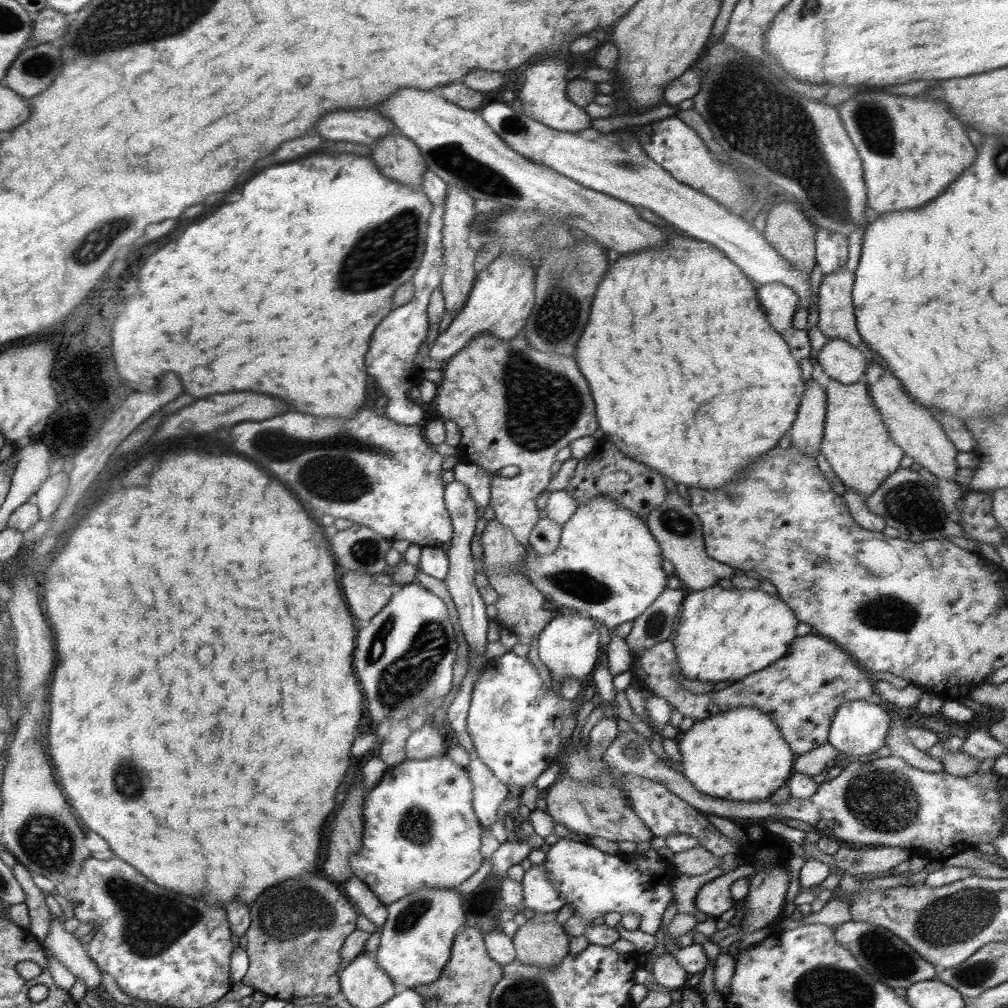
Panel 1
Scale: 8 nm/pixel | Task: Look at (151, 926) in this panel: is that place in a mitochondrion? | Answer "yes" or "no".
yes

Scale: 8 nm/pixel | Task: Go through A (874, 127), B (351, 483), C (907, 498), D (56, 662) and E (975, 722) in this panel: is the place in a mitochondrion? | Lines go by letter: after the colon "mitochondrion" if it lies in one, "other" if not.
A: mitochondrion
B: mitochondrion
C: mitochondrion
D: other
E: other

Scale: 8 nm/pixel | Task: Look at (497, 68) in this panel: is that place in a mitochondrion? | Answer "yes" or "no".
no

